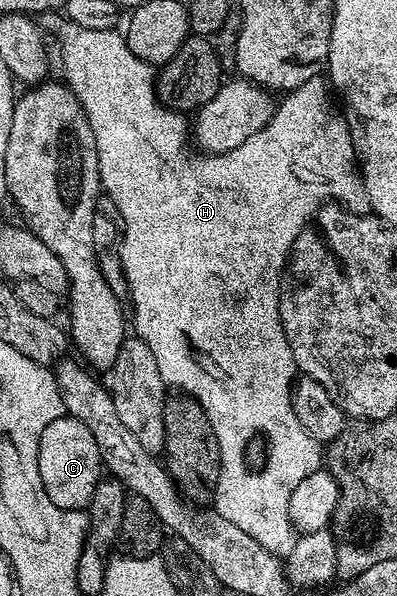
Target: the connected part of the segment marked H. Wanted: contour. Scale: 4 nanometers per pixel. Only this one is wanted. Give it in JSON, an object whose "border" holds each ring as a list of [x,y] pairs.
{"border":[[[72,23],[65,24],[63,29],[63,69],[64,73],[61,74],[62,80],[73,91],[75,98],[81,103],[81,107],[85,111],[85,115],[89,119],[89,127],[93,127],[93,139],[97,143],[97,159],[99,160],[99,184],[102,192],[109,198],[113,199],[122,217],[123,227],[123,243],[118,246],[120,263],[123,268],[124,278],[128,283],[129,301],[132,301],[132,305],[129,305],[129,309],[135,312],[135,325],[133,321],[133,333],[134,336],[140,337],[147,346],[149,351],[153,351],[153,356],[157,358],[157,368],[161,370],[161,379],[163,384],[170,387],[172,390],[178,391],[180,394],[188,397],[194,397],[199,405],[203,409],[204,415],[209,419],[209,423],[213,427],[215,432],[215,438],[219,444],[219,450],[221,451],[221,467],[219,468],[219,485],[216,487],[213,494],[213,508],[215,508],[222,517],[229,519],[229,523],[233,523],[237,527],[241,527],[241,531],[249,531],[249,535],[253,535],[253,539],[257,539],[257,543],[261,543],[261,547],[265,547],[265,551],[274,553],[276,557],[283,559],[287,554],[293,551],[295,546],[295,539],[297,536],[297,530],[295,524],[289,519],[289,495],[293,495],[293,487],[297,487],[297,483],[301,483],[301,479],[305,479],[305,475],[313,475],[313,471],[317,471],[325,461],[325,453],[321,448],[320,442],[313,439],[313,435],[309,435],[309,431],[305,431],[305,427],[301,427],[300,421],[297,419],[297,415],[293,415],[293,403],[291,402],[291,391],[293,388],[293,382],[297,377],[297,370],[295,367],[295,360],[293,359],[293,351],[289,347],[287,342],[287,336],[283,330],[283,324],[281,323],[281,315],[279,314],[279,283],[283,279],[283,271],[287,268],[287,259],[291,256],[291,248],[293,243],[297,239],[297,235],[301,235],[301,231],[307,225],[308,221],[315,216],[316,211],[323,205],[332,201],[338,203],[352,211],[363,211],[368,208],[369,202],[367,200],[367,188],[363,182],[363,174],[361,172],[361,166],[355,156],[355,148],[353,147],[353,139],[351,138],[351,129],[347,126],[347,118],[331,102],[333,98],[333,90],[326,80],[322,76],[309,79],[301,87],[290,90],[286,94],[287,97],[284,101],[278,102],[275,114],[271,117],[270,123],[262,129],[257,135],[249,135],[245,139],[245,143],[241,143],[241,147],[236,149],[230,149],[224,153],[213,153],[210,155],[198,155],[199,157],[190,157],[187,154],[187,141],[189,145],[189,121],[187,121],[182,112],[174,109],[168,109],[157,96],[157,73],[156,70],[150,65],[149,62],[143,62],[133,55],[126,43],[126,39],[122,32],[117,33],[114,28],[107,30],[87,30],[85,27],[77,26]]]}

